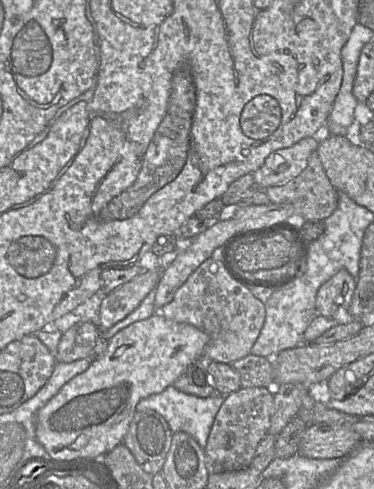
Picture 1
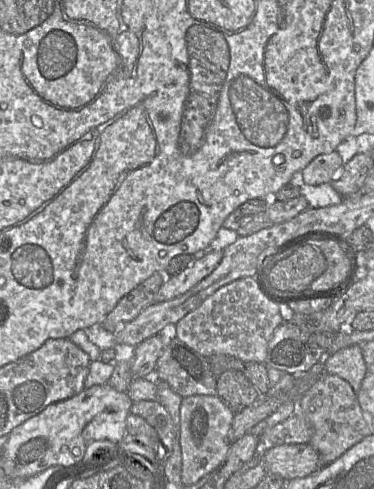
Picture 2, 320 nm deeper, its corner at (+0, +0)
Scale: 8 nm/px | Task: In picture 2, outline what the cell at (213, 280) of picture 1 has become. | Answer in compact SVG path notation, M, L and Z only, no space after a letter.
M248 276L220 287L198 308L180 319L175 324L176 338L204 357L229 355L243 362L265 363L269 341L282 322L281 307L266 297L256 277Z

